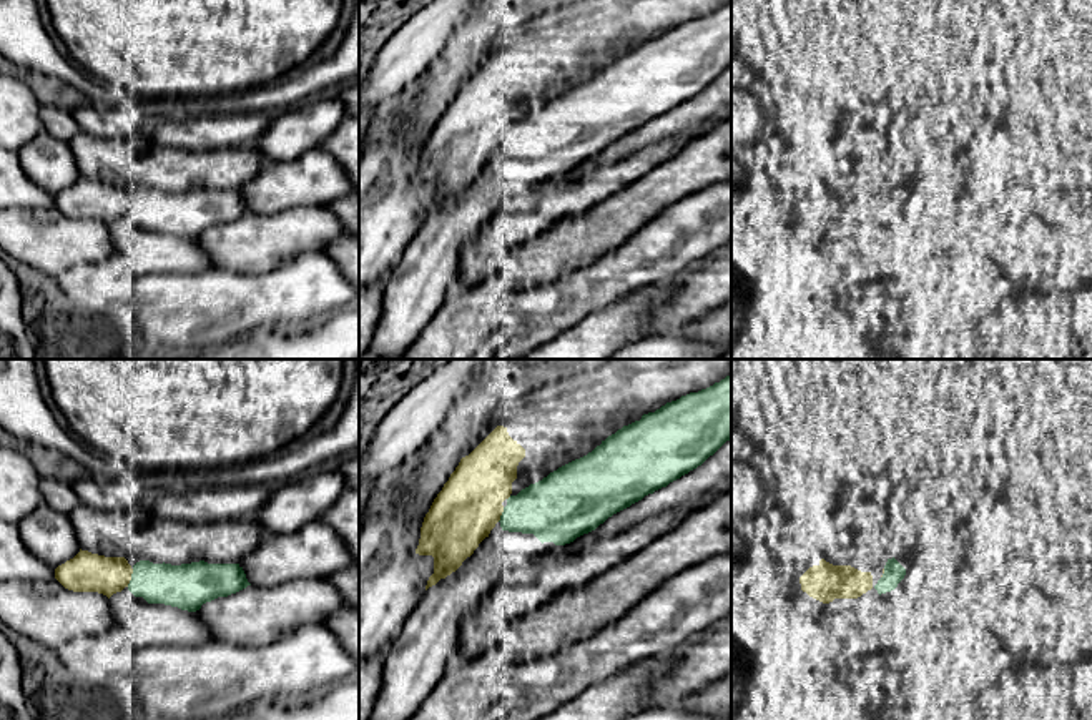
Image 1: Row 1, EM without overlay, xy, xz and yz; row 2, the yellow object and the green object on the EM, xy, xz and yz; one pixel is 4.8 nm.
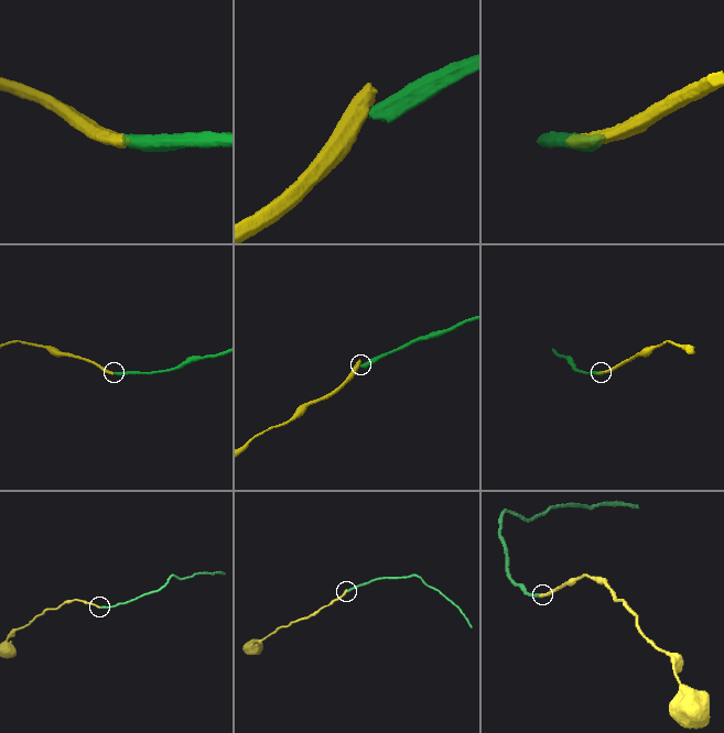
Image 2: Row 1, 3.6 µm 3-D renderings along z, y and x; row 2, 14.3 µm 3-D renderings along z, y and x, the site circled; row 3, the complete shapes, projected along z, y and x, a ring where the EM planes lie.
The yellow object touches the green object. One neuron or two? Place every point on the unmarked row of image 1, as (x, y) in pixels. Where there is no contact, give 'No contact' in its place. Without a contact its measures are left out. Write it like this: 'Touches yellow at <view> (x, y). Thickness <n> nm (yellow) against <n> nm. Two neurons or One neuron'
Touches yellow at xy (130, 205). Thickness 190 nm (yellow) against 200 nm. One neuron

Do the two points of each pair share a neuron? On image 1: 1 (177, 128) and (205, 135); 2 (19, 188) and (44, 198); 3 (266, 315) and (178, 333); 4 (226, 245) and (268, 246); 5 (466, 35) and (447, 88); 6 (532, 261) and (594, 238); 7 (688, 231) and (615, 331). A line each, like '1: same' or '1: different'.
1: same
2: same
3: same
4: same
5: same
6: same
7: different

